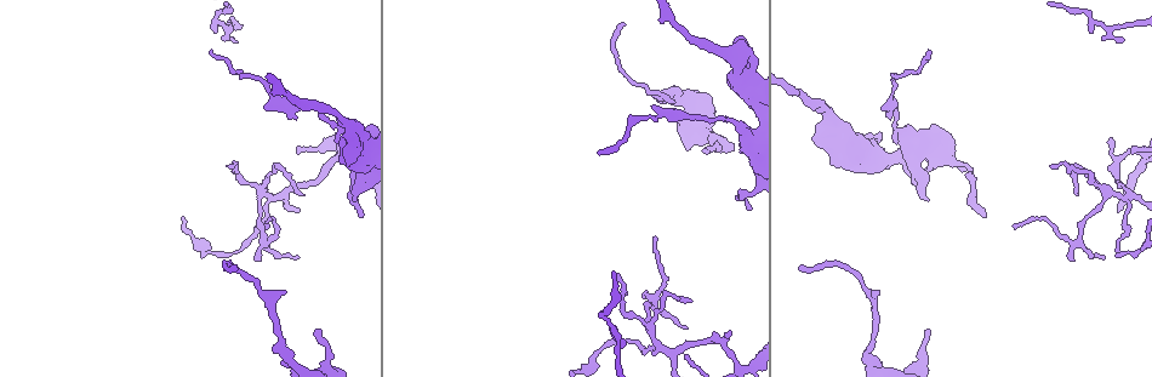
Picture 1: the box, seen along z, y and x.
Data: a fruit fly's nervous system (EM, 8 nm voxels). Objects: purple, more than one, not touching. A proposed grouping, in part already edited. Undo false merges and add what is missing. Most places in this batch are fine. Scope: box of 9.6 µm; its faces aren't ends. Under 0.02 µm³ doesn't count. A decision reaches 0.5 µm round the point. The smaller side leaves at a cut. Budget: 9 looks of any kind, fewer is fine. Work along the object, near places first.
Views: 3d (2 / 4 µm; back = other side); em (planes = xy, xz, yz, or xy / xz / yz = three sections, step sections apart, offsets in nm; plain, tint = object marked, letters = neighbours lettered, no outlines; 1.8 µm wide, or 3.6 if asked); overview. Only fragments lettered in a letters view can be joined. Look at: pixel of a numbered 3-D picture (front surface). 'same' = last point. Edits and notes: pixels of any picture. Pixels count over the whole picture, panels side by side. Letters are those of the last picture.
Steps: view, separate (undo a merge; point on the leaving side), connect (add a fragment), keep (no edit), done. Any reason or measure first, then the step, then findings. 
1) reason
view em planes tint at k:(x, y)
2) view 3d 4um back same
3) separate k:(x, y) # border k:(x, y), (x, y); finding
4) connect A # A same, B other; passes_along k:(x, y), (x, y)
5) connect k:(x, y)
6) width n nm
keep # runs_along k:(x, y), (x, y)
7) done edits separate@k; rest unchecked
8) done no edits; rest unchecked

view 3d 2um at 1:(742, 130)

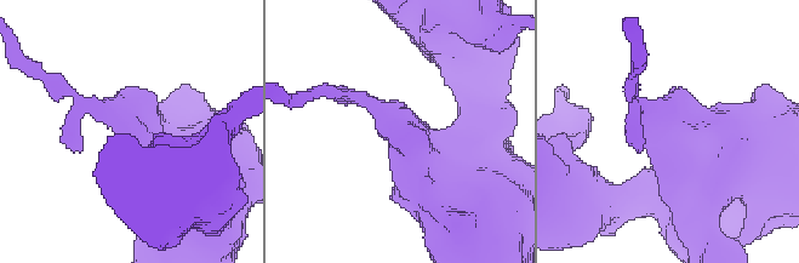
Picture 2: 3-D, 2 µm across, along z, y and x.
need the tissue
view em xy step 8 letters at 2:(133, 125)

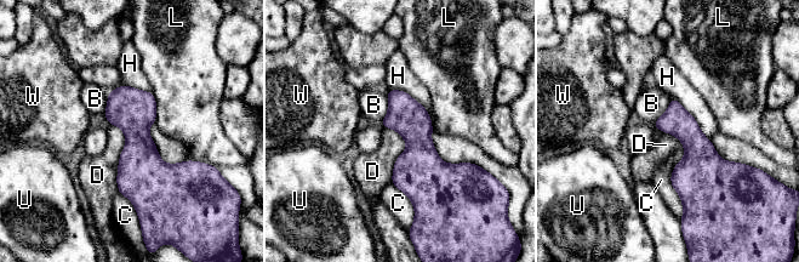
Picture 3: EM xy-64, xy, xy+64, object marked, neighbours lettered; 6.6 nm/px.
keep # B other, C other, D other, H other, L other, U other, W other; border 3:(110, 124), (125, 137), (118, 192); continuous, no second cell

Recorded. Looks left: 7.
an open end
view em planes letters at 1:(304, 195)

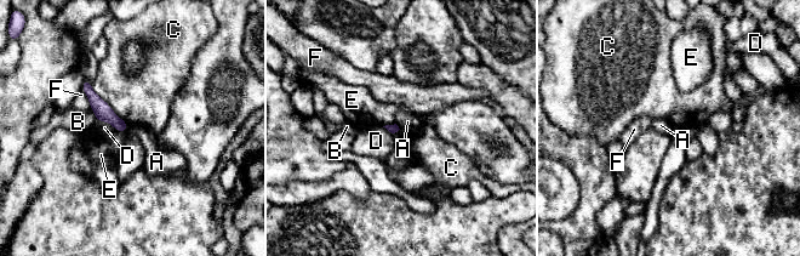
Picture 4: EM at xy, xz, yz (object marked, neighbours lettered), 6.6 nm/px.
keep # A other, B other, C other, D other, E other, F other; border 4:(395, 124), (399, 129); no lettered fragment goes on from it

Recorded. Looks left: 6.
free end
view 3d 4um at 1:(221, 38)

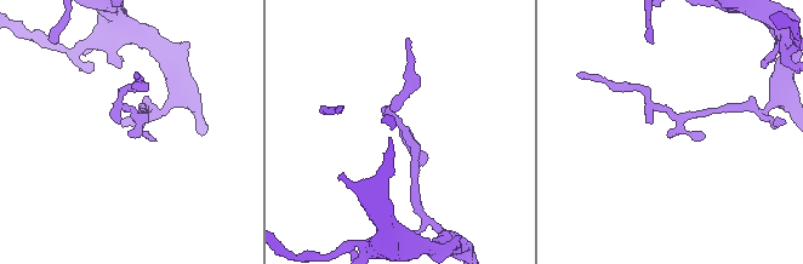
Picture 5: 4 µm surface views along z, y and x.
view em planes letters at 5:(669, 135)

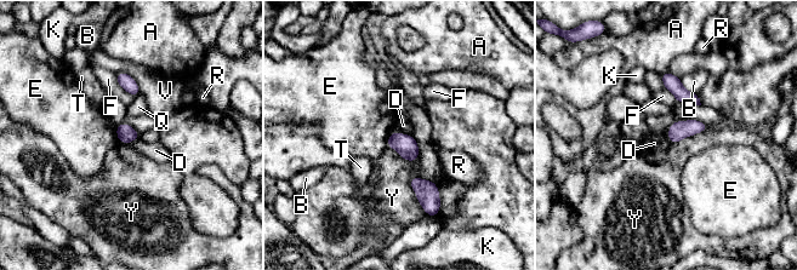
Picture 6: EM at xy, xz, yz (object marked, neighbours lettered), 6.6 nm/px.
keep # A other, B other, D other, E other, F other, K other, Q other, R other, T other, V other, Y other; border 6:(394, 131), (411, 136); none of them fits

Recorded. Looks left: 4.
an open end
view em yz step 8 letters at 1:(878, 292)

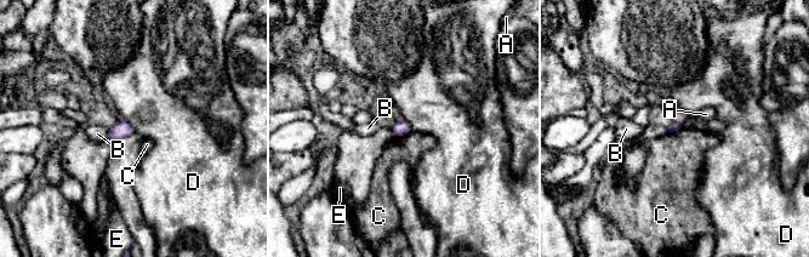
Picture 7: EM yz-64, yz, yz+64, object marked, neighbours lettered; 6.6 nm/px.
longest_contact D 130 nm
keep # A other, B other, C other, D other, E other; no lettered fragment goes on from it

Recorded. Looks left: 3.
done no edits; rest unchecked

